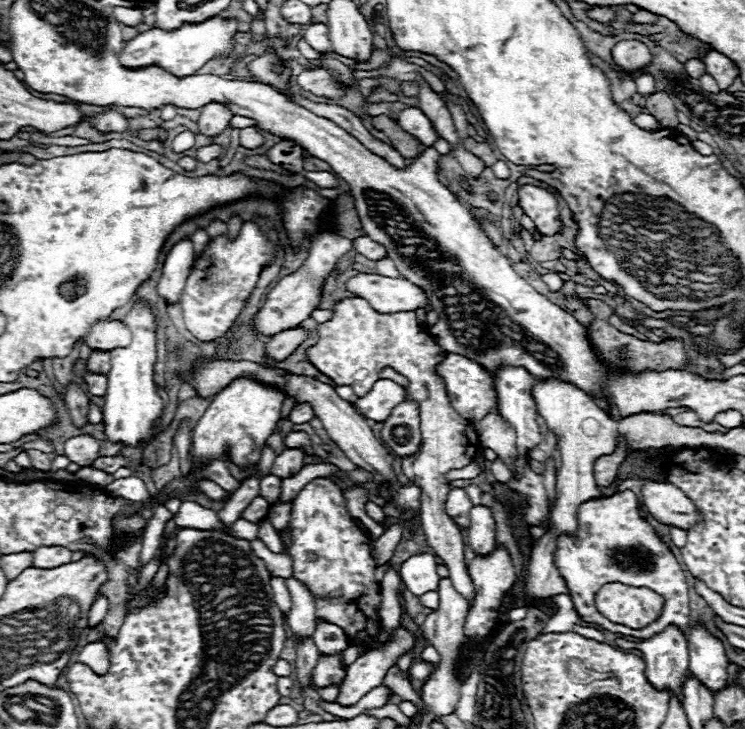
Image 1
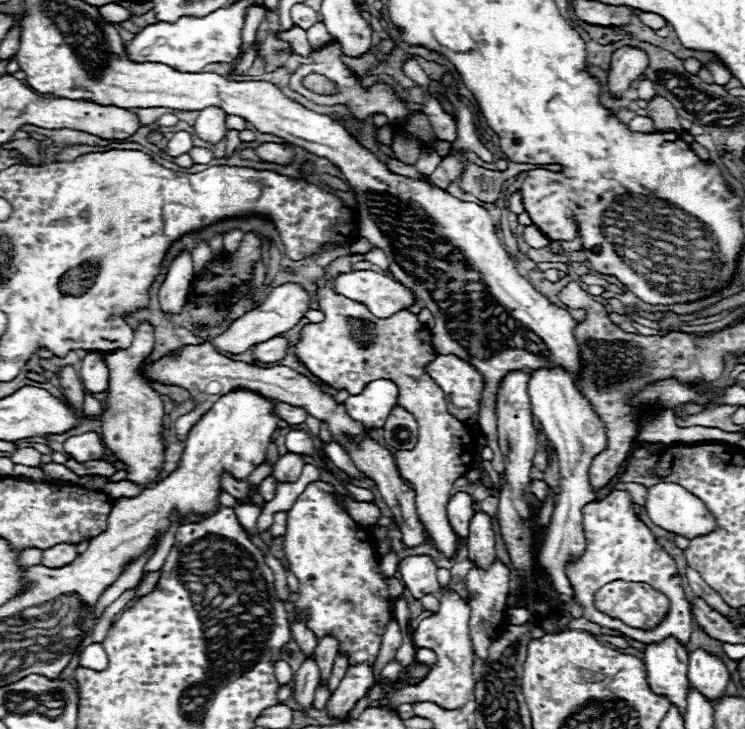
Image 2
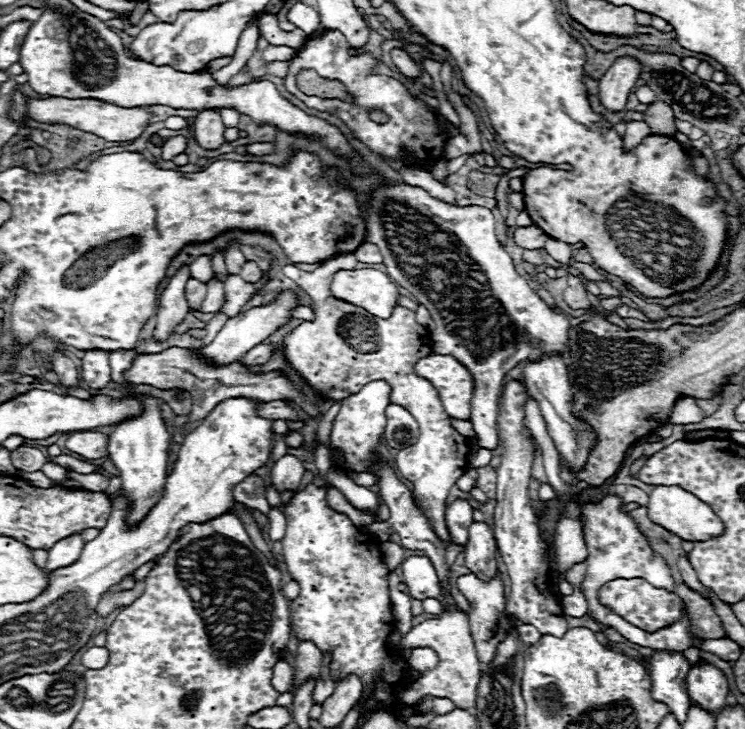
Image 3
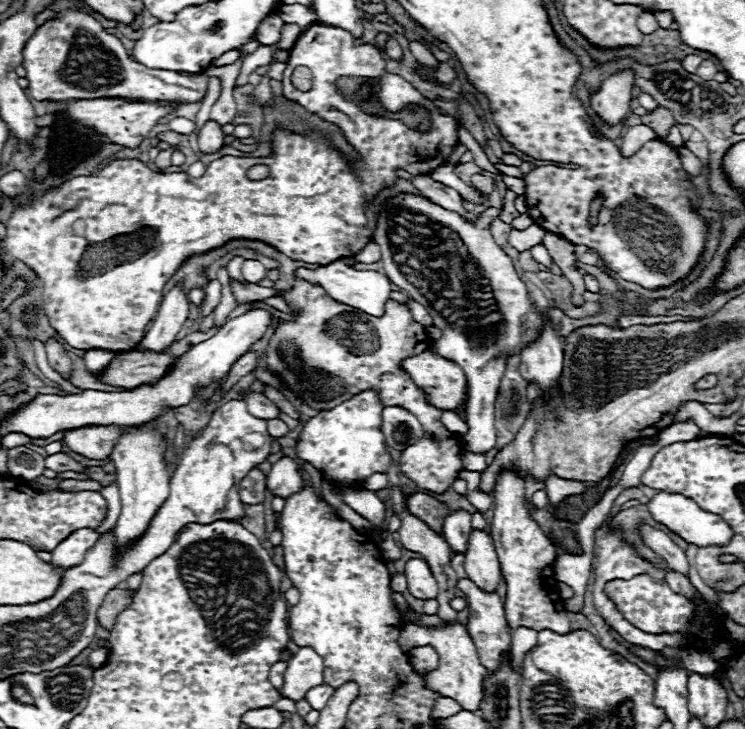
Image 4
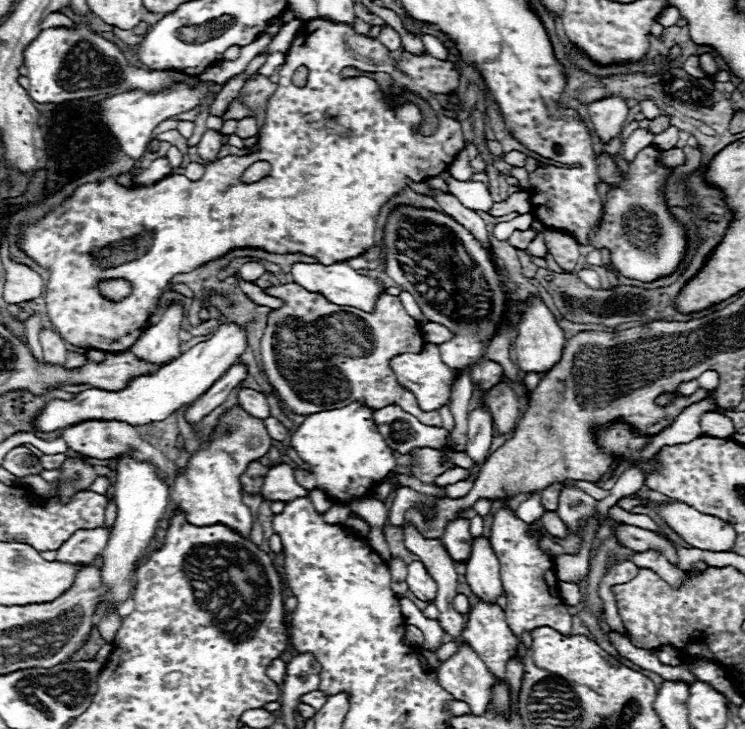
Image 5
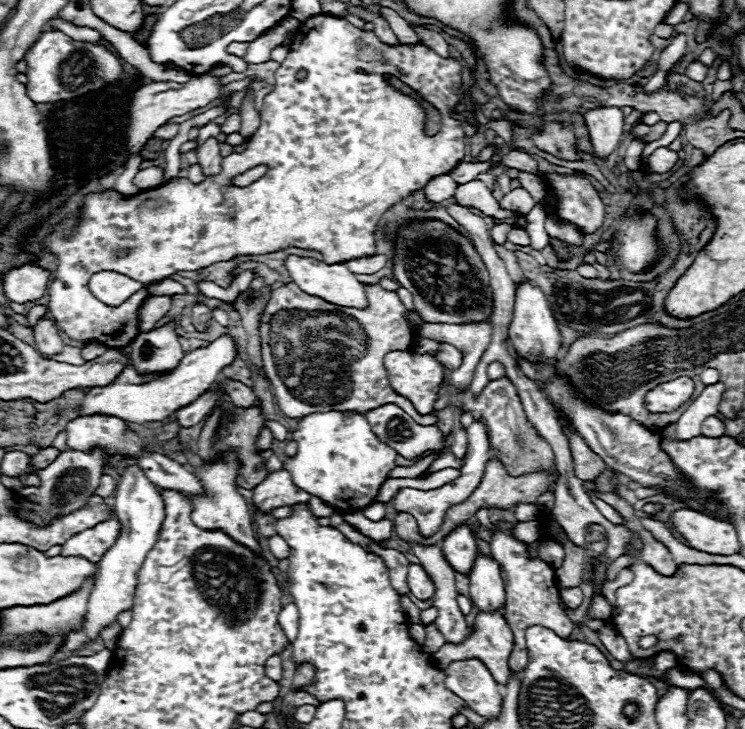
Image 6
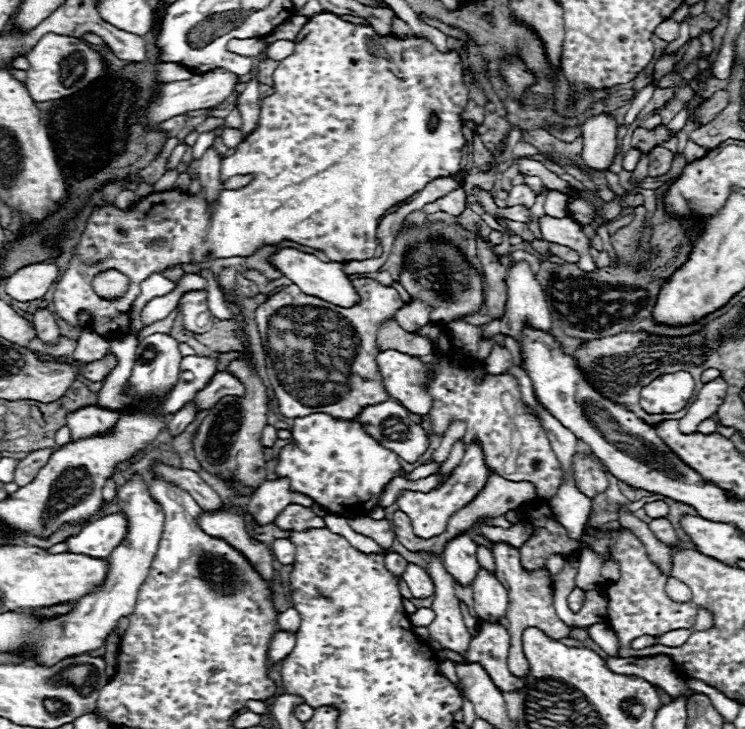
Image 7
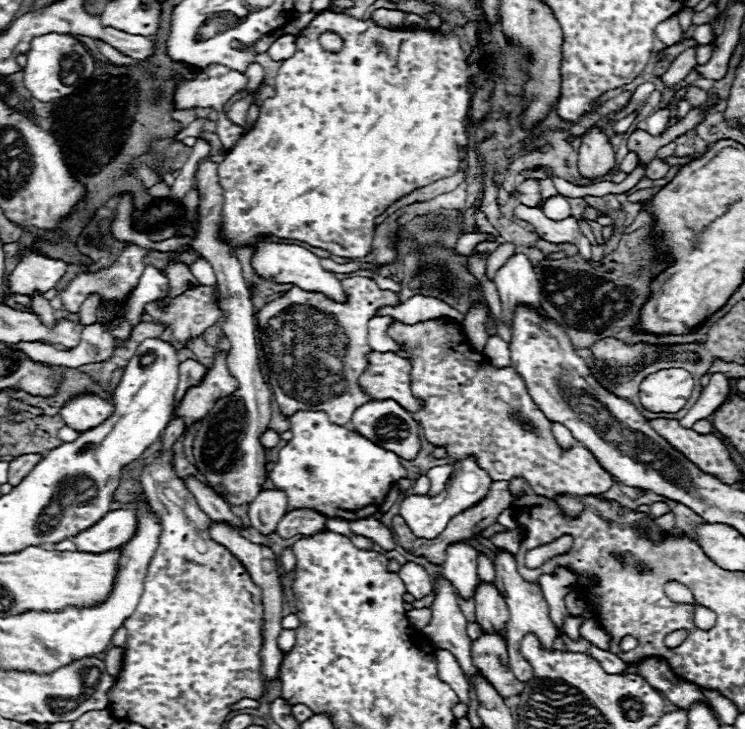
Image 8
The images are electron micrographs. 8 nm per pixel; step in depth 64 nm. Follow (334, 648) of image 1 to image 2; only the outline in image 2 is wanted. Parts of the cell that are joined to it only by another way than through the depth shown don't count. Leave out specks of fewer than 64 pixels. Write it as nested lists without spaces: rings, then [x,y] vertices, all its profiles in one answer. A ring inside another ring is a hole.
[[[322,638],[316,646],[316,664],[320,668],[320,680],[324,684],[328,684],[330,680],[330,674],[332,674],[332,664],[334,664],[334,658],[338,654],[338,642],[334,638]]]

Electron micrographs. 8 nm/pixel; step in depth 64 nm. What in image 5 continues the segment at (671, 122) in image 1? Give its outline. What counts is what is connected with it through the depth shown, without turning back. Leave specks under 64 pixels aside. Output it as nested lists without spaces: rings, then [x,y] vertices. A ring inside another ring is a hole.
[[[659,115],[654,120],[642,120],[642,122],[634,122],[638,124],[638,128],[646,128],[648,132],[660,134],[670,126],[670,118],[664,115]]]

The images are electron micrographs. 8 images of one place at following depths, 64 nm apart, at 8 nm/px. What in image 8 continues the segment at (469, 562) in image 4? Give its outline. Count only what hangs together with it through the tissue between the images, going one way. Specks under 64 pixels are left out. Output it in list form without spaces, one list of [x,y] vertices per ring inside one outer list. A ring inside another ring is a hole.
[[[480,582],[476,594],[476,622],[480,624],[482,632],[502,632],[508,626],[508,608],[500,592],[494,584]]]

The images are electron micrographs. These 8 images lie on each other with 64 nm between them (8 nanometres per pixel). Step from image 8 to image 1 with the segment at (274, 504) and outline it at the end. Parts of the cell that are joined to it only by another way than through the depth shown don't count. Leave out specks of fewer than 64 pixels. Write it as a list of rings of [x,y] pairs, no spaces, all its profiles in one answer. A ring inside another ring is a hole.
[[[286,448],[272,466],[272,474],[278,478],[290,478],[296,476],[304,466],[304,452],[300,448]]]

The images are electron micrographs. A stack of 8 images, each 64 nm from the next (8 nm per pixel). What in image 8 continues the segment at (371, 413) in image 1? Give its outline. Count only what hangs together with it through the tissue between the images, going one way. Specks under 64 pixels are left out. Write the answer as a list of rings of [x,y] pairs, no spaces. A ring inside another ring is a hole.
[[[296,412],[288,416],[292,440],[280,450],[278,462],[274,464],[270,472],[270,480],[274,482],[274,488],[282,488],[290,500],[290,510],[308,508],[324,518],[342,518],[342,520],[362,520],[376,512],[380,512],[380,506],[384,504],[388,492],[400,478],[408,478],[408,470],[400,464],[400,458],[394,452],[388,452],[370,440],[362,438],[358,432],[336,426],[328,420],[326,412]]]

